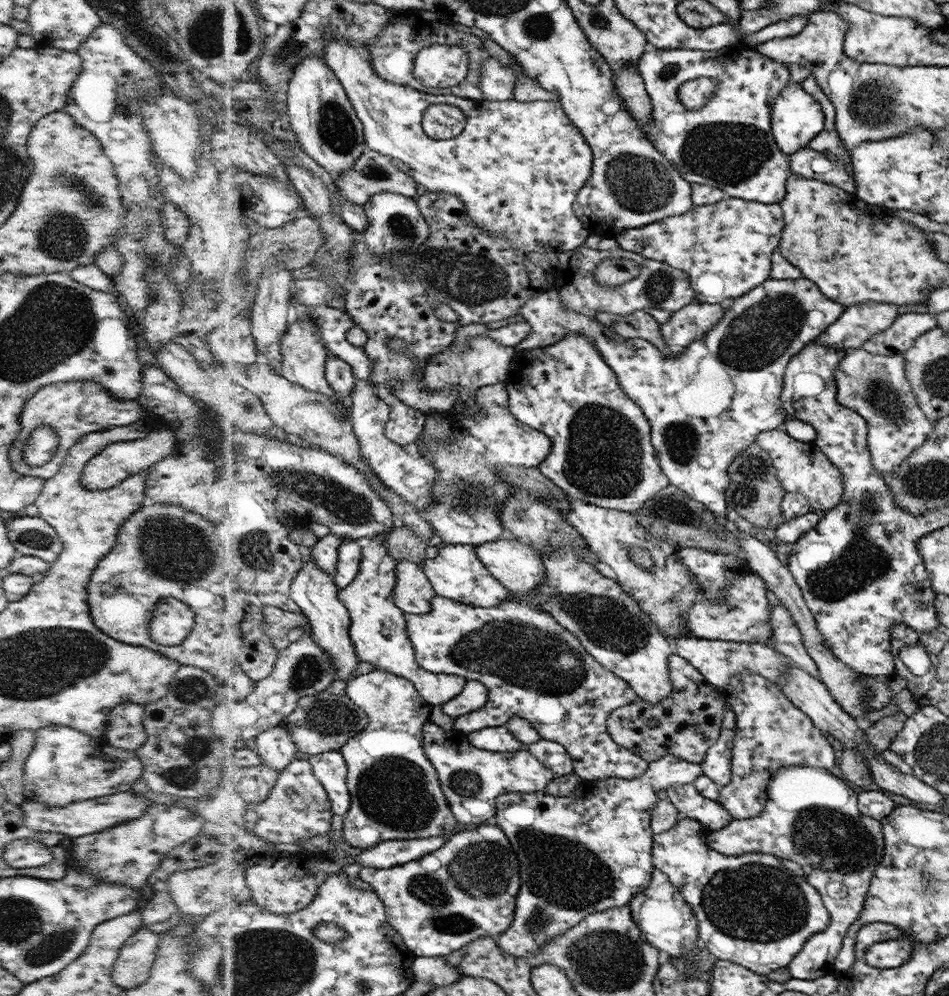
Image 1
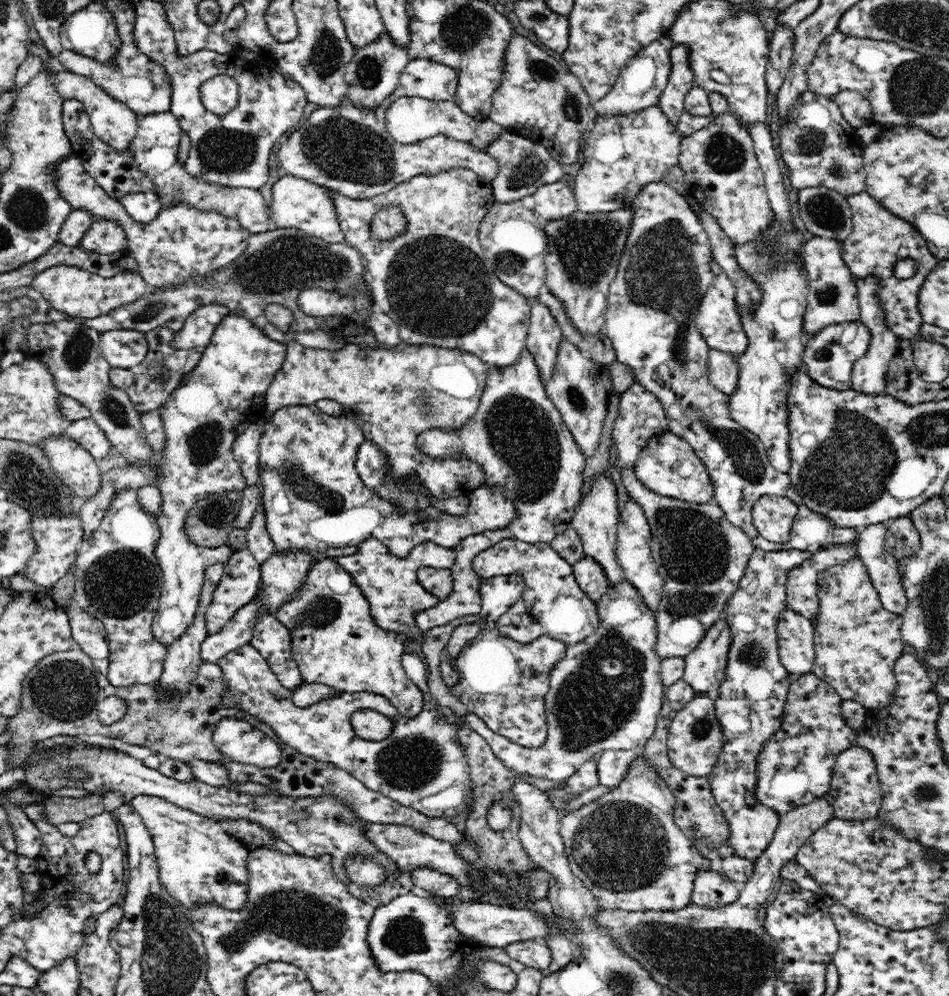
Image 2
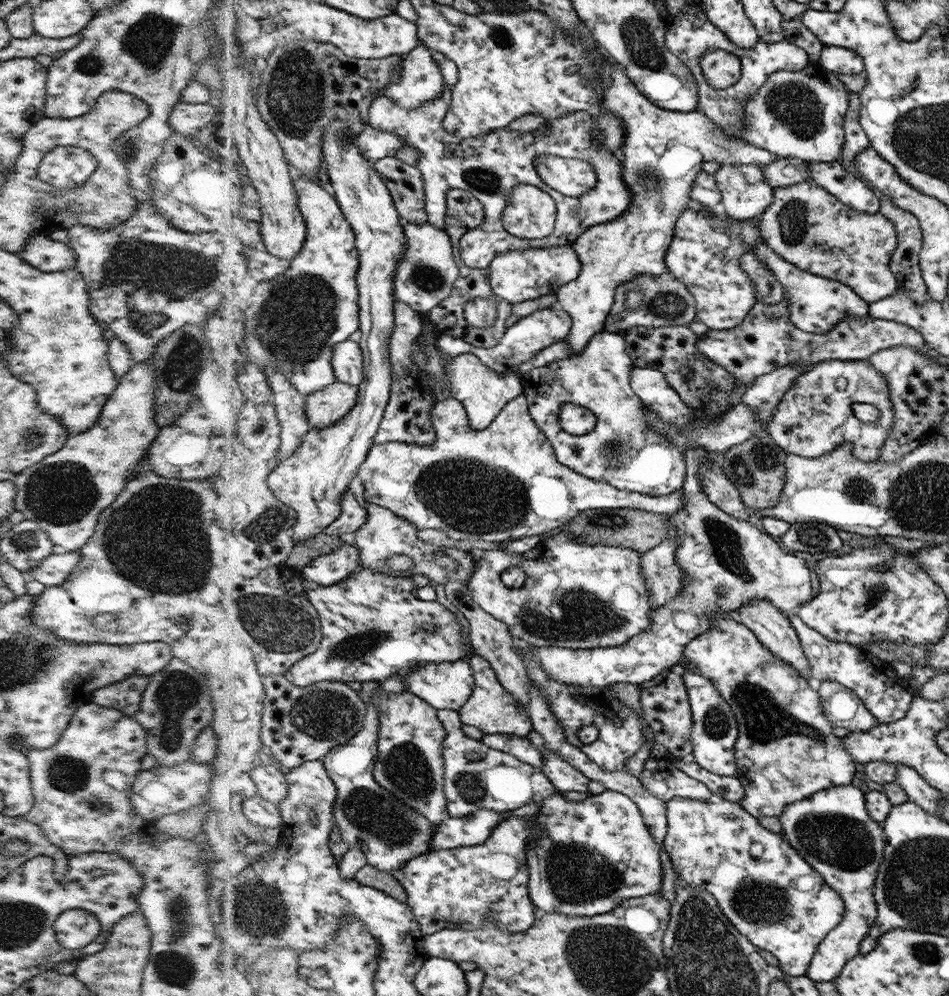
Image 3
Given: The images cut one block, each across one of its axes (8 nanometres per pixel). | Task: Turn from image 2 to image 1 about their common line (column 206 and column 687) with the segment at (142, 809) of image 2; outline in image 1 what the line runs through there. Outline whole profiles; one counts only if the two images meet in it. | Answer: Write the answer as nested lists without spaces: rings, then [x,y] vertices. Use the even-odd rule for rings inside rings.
[[[683,817],[668,831],[662,834],[654,834],[654,866],[655,869],[664,871],[670,881],[683,893],[683,897],[690,903],[694,909],[695,917],[698,921],[699,938],[701,944],[705,945],[718,960],[727,960],[734,963],[740,963],[740,966],[748,967],[748,970],[755,971],[756,974],[767,976],[776,969],[787,968],[794,958],[802,950],[804,944],[816,933],[823,931],[830,925],[830,911],[824,905],[823,897],[814,886],[804,876],[796,876],[792,870],[788,870],[775,855],[762,854],[761,852],[749,852],[740,856],[720,854],[720,851],[712,848],[708,843],[708,836],[712,830],[709,830],[696,819]]]

